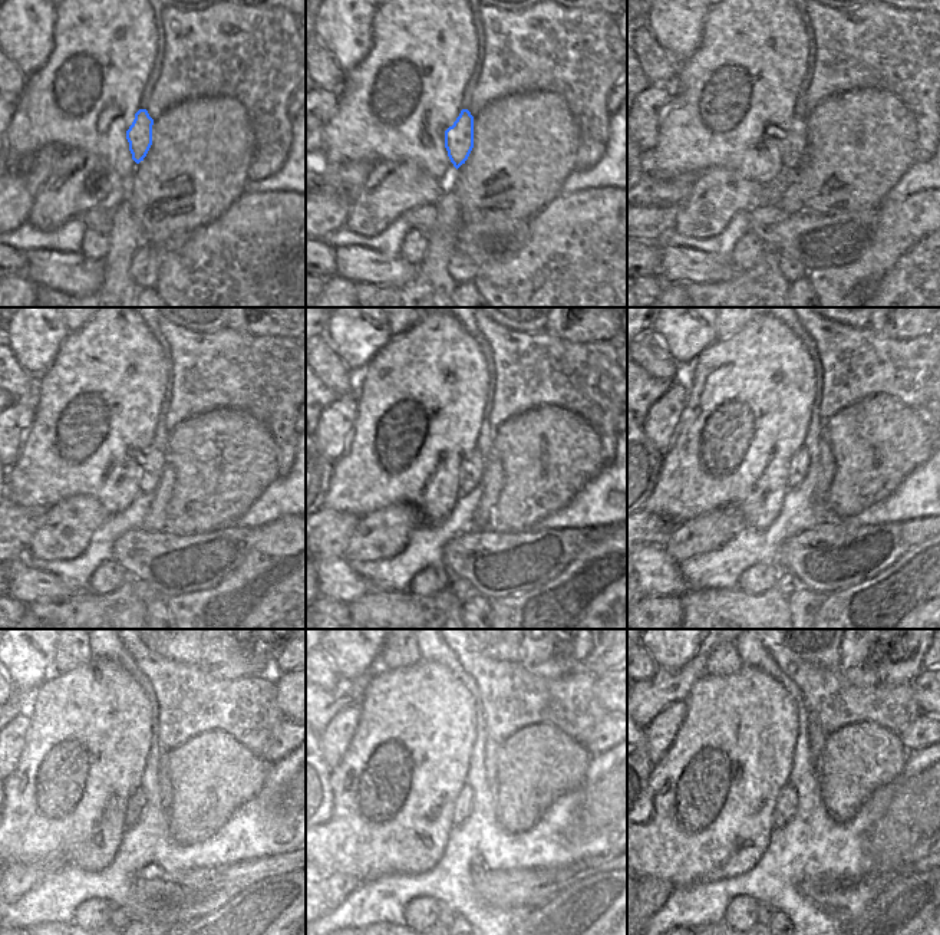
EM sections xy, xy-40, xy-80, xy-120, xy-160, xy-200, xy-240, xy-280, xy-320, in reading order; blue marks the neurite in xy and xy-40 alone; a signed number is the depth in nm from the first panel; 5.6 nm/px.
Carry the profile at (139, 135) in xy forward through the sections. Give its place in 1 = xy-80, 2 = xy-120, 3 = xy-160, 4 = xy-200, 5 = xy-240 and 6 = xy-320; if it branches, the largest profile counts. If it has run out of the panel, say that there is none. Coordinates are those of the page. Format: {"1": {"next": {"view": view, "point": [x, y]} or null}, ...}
{"1": {"next": {"view": "xy-80", "point": [794, 141]}}, "2": {"next": {"view": "xy-120", "point": [151, 461]}}, "3": {"next": {"view": "xy-160", "point": [472, 466]}}, "4": {"next": {"view": "xy-200", "point": [798, 466]}}, "5": {"next": {"view": "xy-240", "point": [138, 802]}}, "6": {"next": {"view": "xy-320", "point": [787, 803]}}}

